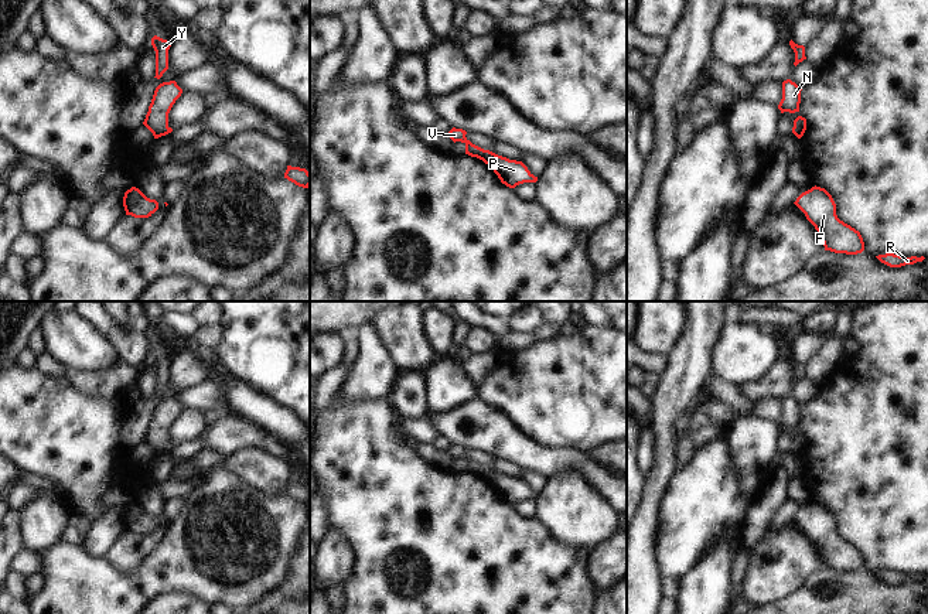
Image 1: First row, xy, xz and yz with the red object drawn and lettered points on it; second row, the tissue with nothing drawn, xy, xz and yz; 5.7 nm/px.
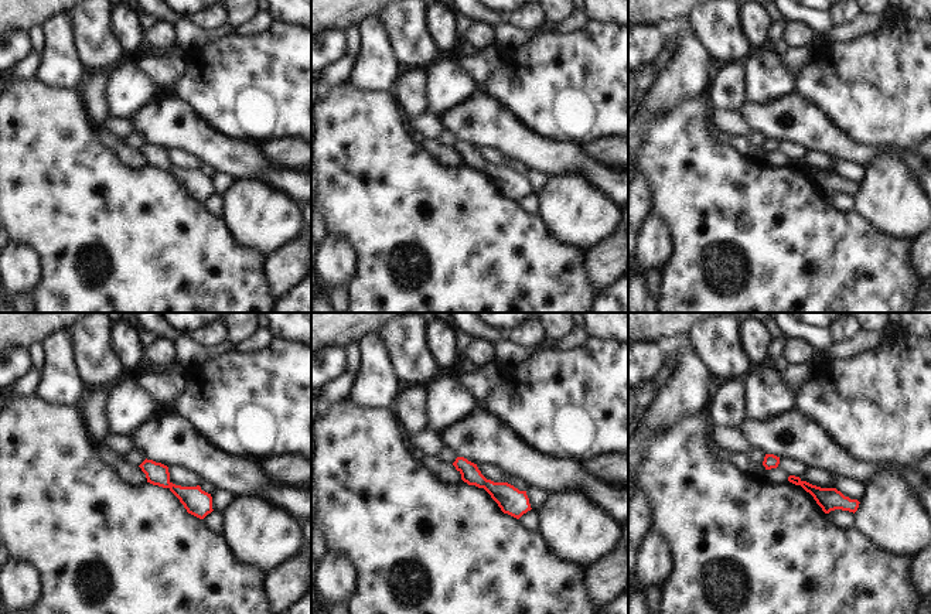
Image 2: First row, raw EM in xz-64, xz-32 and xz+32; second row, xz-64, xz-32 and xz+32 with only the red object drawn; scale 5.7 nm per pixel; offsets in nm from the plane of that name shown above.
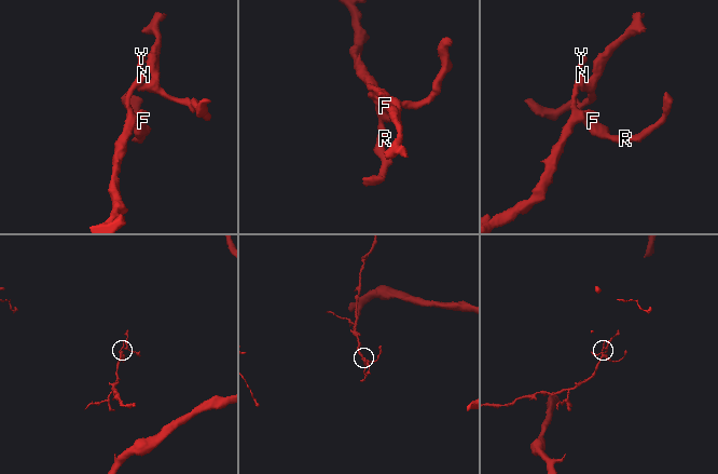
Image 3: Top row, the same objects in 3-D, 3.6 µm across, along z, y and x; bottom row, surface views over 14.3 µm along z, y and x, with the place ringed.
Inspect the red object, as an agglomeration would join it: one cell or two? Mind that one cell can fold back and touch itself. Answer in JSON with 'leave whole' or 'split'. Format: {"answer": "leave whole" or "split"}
{"answer": "leave whole"}

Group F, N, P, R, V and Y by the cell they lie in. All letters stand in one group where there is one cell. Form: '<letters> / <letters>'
F N P R V Y

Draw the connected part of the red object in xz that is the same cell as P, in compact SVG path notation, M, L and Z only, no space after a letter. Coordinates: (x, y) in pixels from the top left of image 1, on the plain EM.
M453 444L447 453L456 460L461 458L465 461L465 471L477 474L488 481L494 490L498 492L502 501L509 505L515 505L523 499L536 499L535 494L522 478L509 477L506 474L498 473L489 467L484 467L472 461L467 454L467 448L463 446Z

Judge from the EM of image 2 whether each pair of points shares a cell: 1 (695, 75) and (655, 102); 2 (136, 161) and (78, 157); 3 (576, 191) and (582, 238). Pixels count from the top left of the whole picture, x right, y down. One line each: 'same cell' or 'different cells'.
1: same cell
2: different cells
3: same cell

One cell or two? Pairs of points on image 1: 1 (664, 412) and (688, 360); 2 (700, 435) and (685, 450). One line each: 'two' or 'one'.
1: one
2: one

